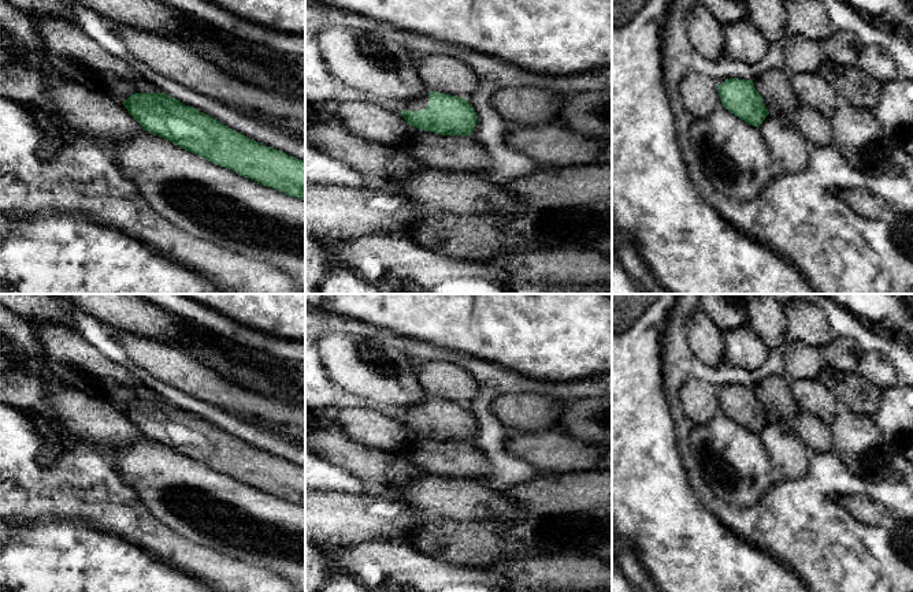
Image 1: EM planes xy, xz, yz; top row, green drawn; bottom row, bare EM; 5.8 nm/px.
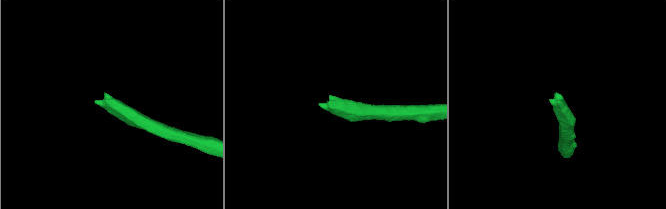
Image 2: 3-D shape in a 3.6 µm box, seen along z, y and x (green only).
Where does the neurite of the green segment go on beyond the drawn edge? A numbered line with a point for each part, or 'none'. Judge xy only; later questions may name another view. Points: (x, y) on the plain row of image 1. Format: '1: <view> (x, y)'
none

